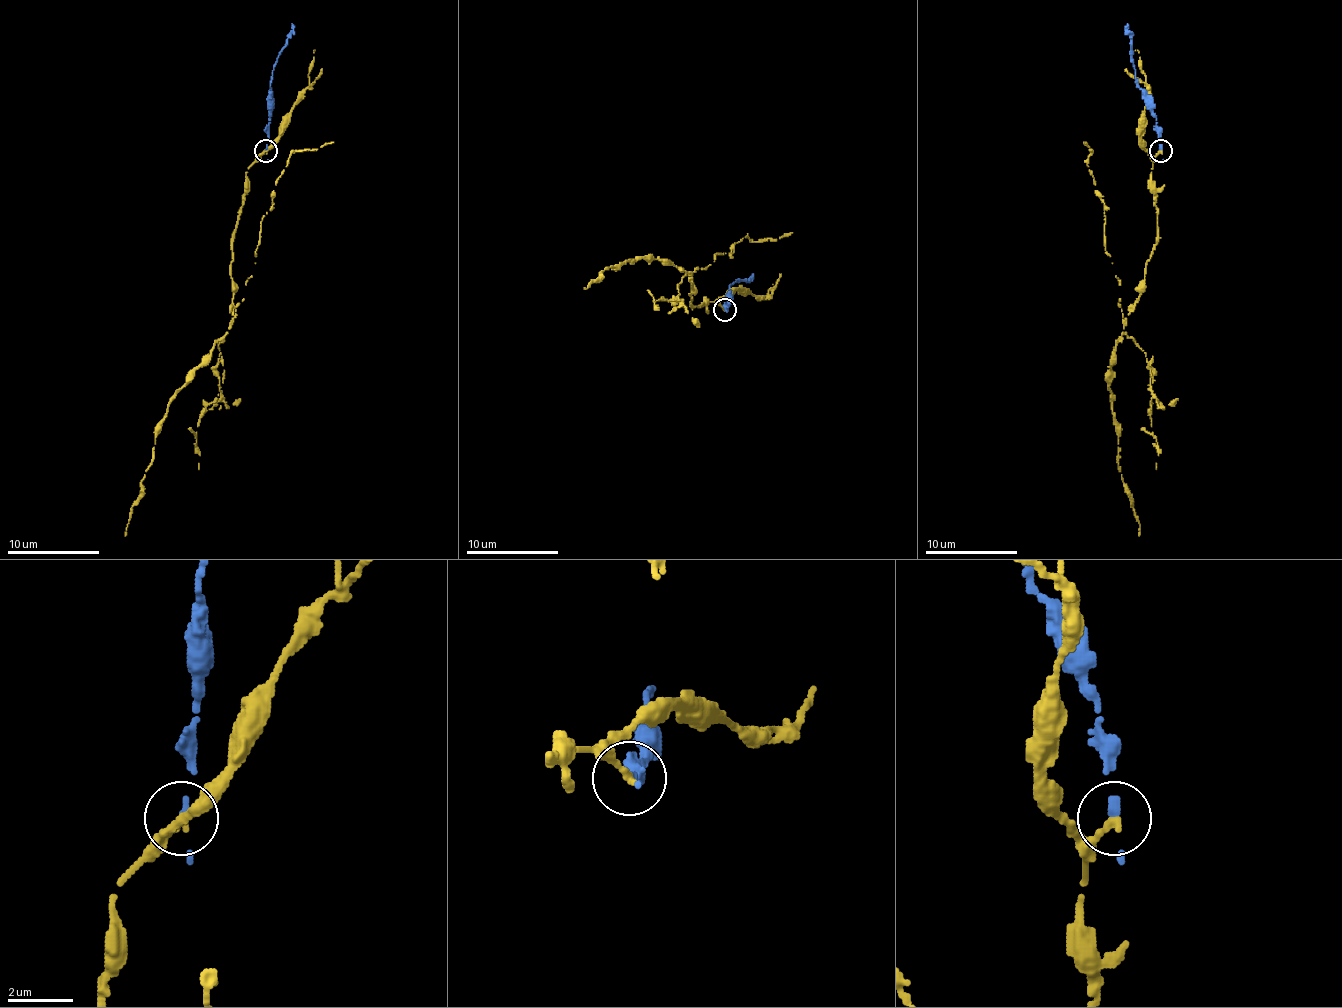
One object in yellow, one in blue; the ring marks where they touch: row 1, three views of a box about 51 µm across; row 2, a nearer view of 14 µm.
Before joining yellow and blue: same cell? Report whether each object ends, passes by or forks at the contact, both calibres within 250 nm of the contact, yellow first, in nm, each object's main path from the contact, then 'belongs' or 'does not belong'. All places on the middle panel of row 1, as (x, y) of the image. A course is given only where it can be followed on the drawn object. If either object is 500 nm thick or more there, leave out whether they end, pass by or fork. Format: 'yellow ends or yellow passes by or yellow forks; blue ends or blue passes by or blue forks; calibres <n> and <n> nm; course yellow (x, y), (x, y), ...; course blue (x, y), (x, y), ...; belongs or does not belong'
yellow ends; blue passes by; calibres 260 and 140 nm; course yellow (725, 309), (704, 300), (697, 307), (690, 304), (690, 274), (656, 258), (603, 270), (584, 288); course blue (725, 309), (729, 286), (752, 277); does not belong

